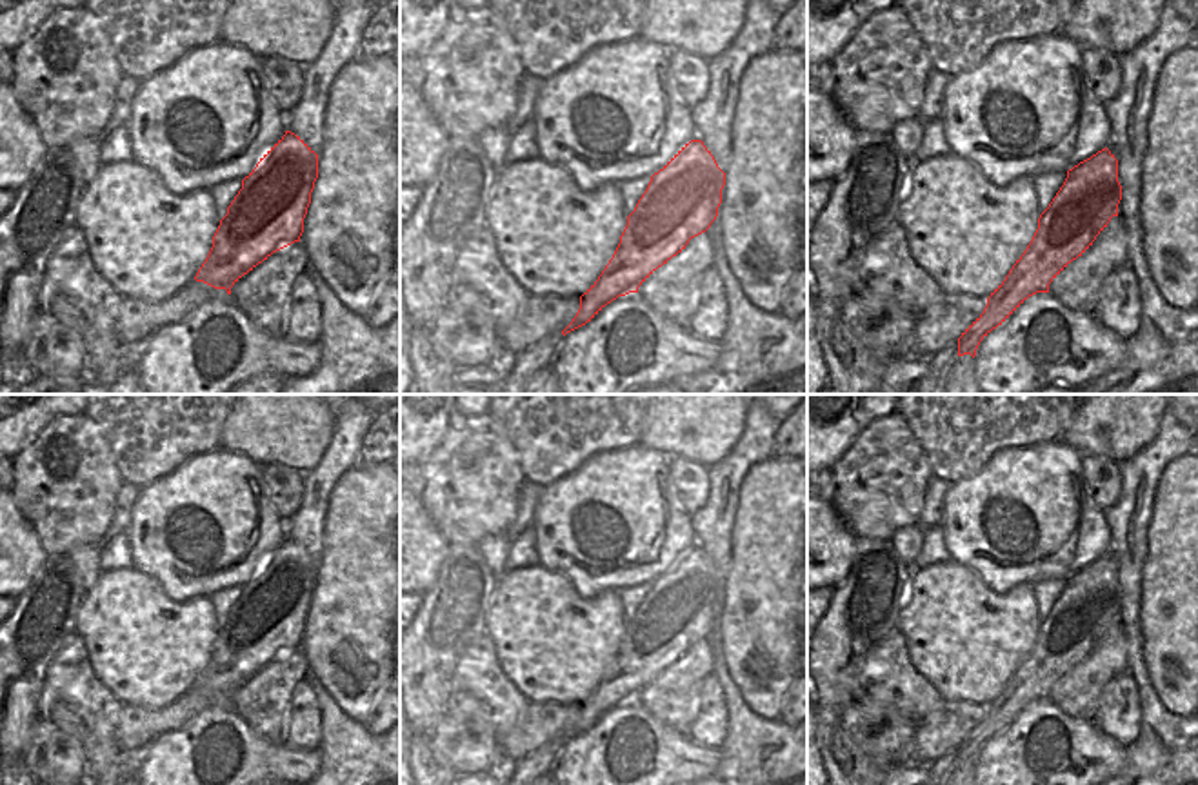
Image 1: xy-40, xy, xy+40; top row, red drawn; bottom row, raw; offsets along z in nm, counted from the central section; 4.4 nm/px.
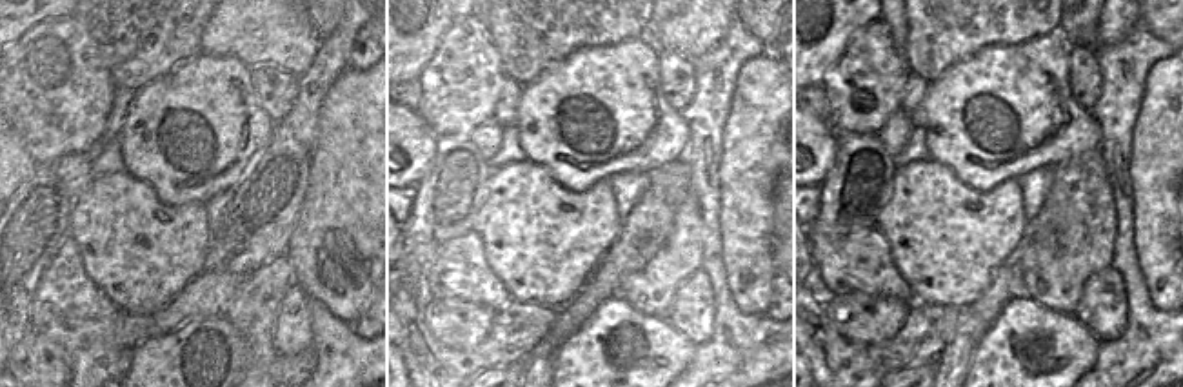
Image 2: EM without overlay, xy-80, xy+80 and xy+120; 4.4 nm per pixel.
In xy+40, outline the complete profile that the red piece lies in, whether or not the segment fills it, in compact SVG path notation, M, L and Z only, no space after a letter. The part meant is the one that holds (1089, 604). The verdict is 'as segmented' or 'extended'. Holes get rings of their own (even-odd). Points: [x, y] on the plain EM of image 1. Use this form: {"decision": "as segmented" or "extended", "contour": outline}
{"decision": "extended", "contour": "M1107 554L1069 576L1063 592L1040 621L1031 651L991 700L983 720L956 750L925 765L923 785L947 785L947 774L963 761L974 765L980 749L1029 703L1049 700L1049 691L1118 623L1120 607L1118 567Z"}

